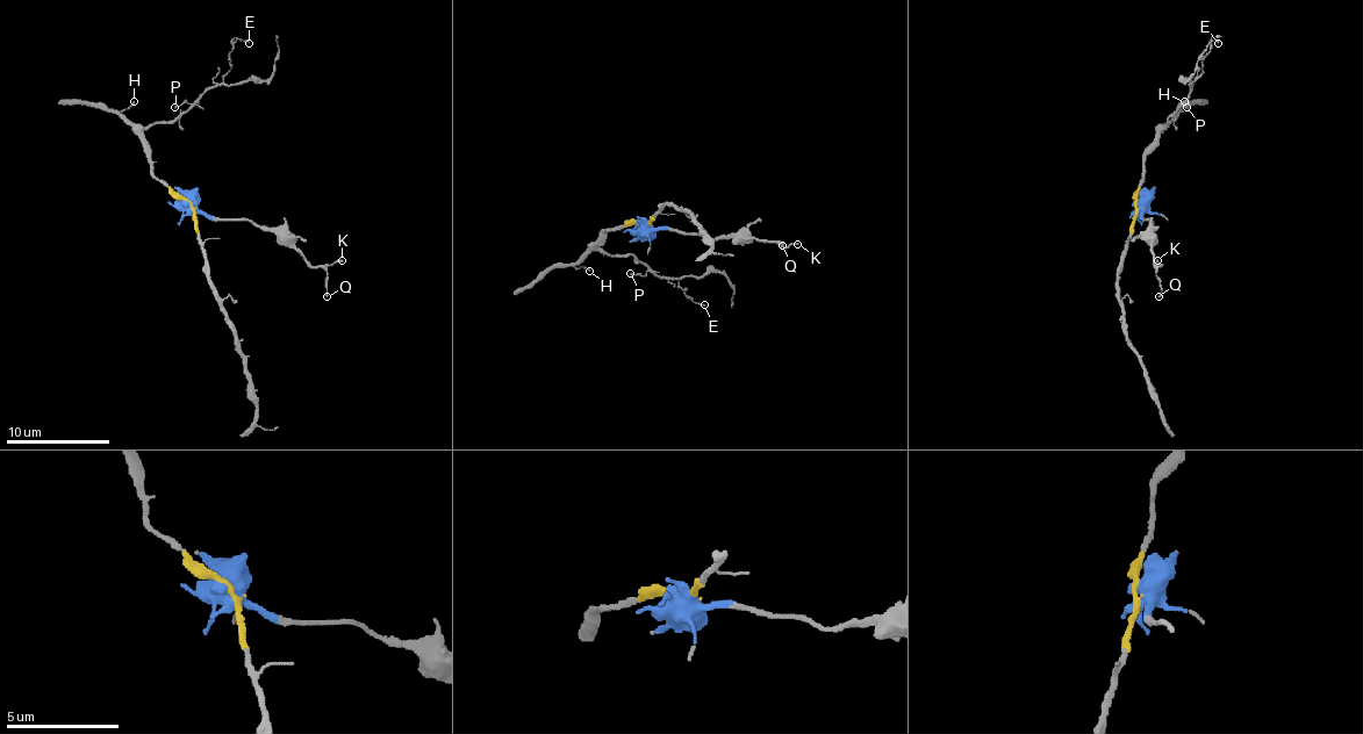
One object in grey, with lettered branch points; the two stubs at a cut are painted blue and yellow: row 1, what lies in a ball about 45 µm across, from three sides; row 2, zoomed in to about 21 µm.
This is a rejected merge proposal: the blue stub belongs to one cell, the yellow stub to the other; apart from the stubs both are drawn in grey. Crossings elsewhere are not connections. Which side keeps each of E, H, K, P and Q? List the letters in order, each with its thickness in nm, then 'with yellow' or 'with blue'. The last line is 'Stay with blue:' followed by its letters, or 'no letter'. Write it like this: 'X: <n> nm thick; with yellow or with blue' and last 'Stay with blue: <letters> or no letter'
E: 100 nm thick; with yellow
H: 100 nm thick; with yellow
K: 120 nm thick; with blue
P: 120 nm thick; with yellow
Q: 90 nm thick; with blue
Stay with blue: K, Q

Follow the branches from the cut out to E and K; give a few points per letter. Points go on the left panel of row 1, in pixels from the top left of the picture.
E: (189, 207), (153, 175), (143, 131), (156, 121), (179, 119), (229, 72), (234, 41), (250, 43)
K: (187, 207), (221, 220), (250, 220), (270, 227), (311, 266), (332, 266), (343, 260)

